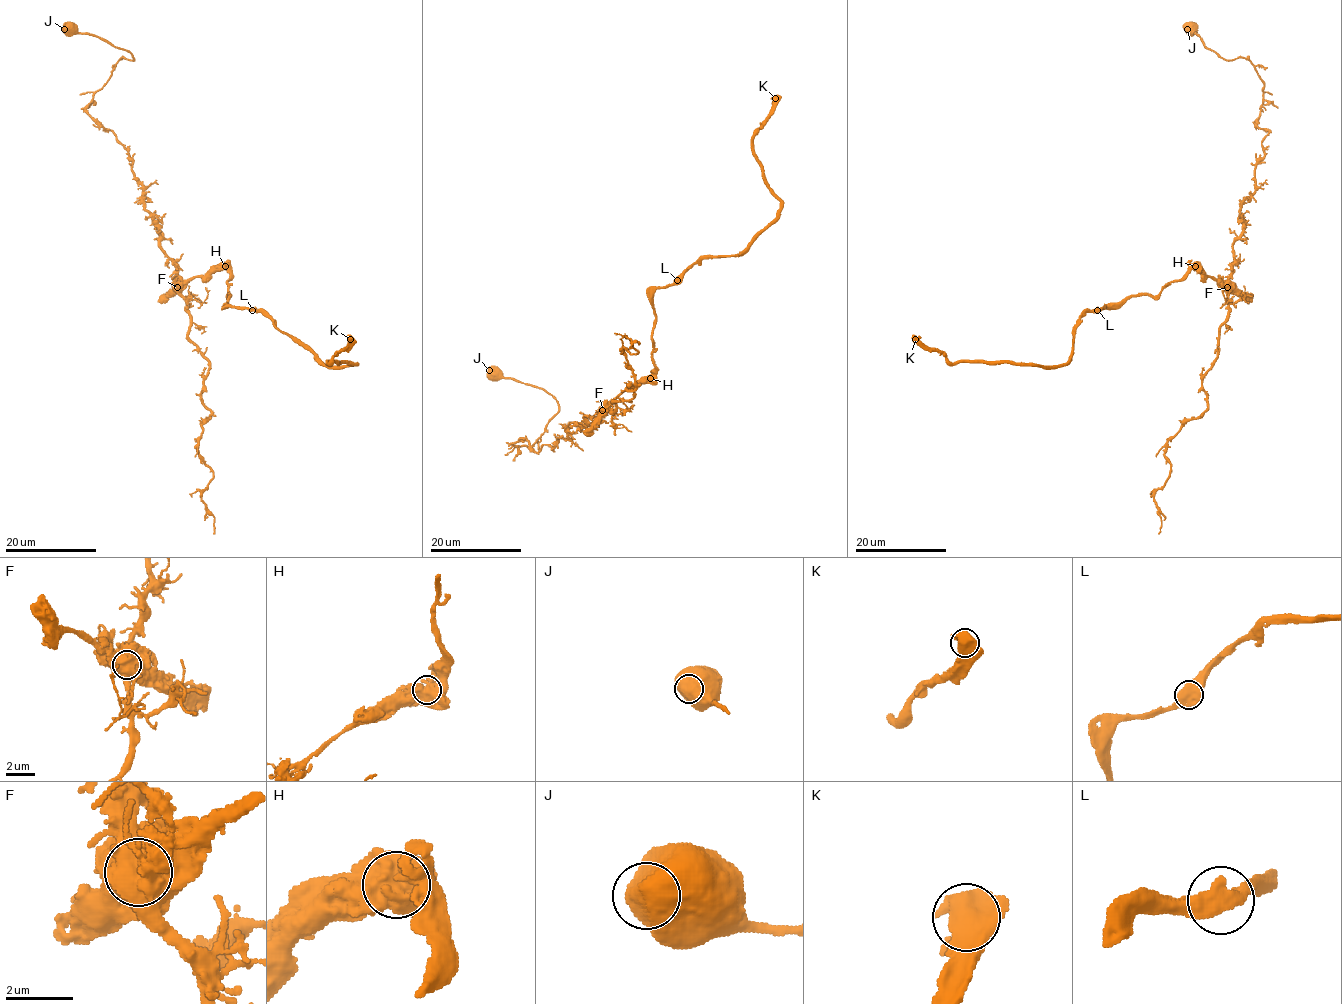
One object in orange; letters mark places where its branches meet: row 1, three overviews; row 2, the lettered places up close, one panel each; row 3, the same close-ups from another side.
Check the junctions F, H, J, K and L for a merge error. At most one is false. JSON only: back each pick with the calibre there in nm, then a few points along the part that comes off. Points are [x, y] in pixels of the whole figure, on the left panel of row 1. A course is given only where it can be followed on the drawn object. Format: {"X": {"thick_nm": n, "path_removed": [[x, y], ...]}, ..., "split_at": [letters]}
{"F": {"thick_nm": 800, "path_removed": [[177, 287], [194, 277], [229, 268], [227, 303], [260, 310], [323, 364], [355, 365], [327, 362], [353, 338]]}, "split_at": ["F"]}

